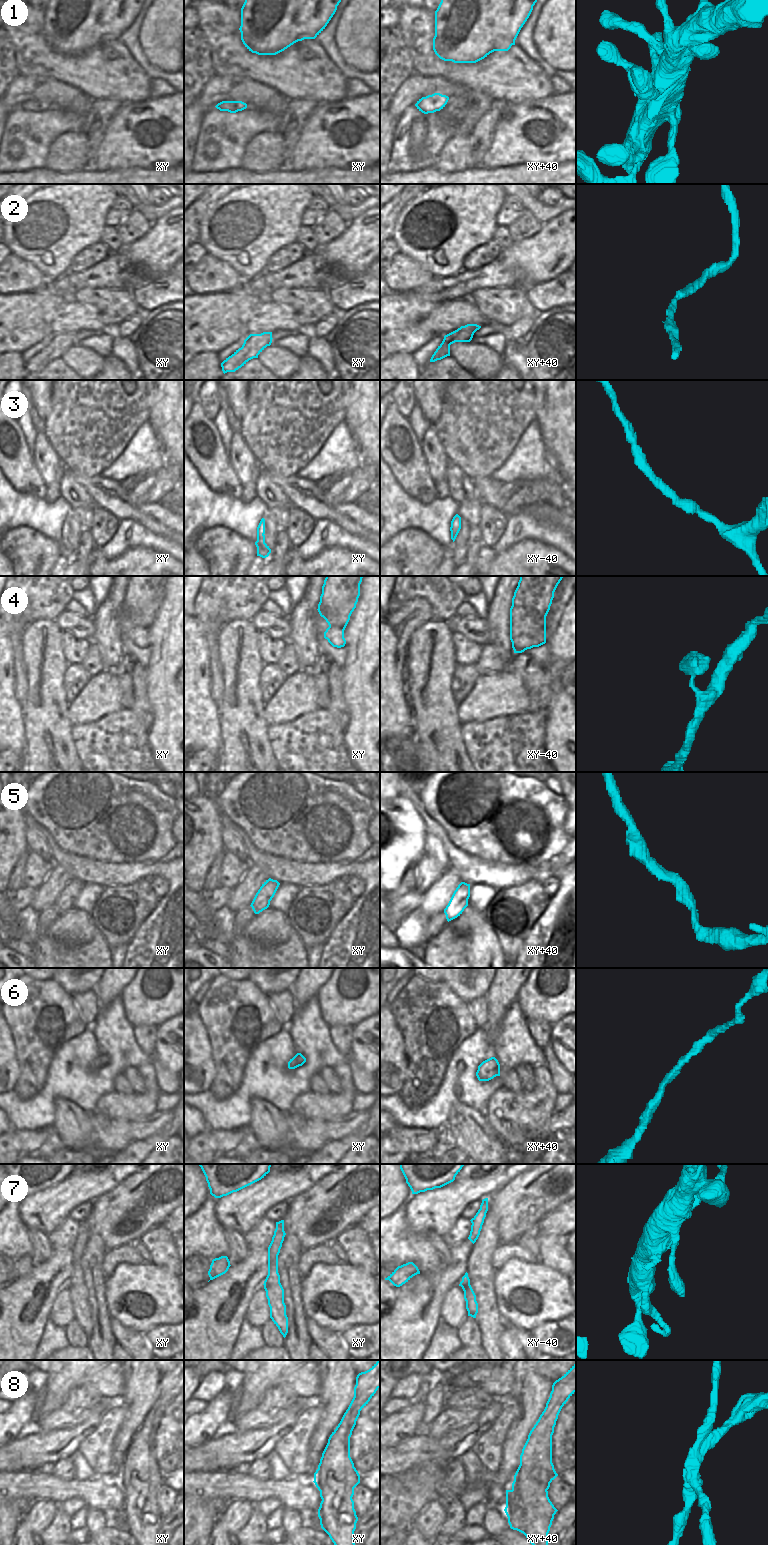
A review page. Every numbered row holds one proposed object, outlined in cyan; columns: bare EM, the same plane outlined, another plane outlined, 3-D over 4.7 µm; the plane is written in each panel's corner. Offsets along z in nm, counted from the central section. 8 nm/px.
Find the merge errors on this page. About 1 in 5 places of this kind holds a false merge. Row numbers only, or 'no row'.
8

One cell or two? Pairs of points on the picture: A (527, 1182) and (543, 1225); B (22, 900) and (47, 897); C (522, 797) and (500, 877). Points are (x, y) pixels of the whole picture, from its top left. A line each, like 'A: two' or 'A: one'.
A: two
B: two
C: two

